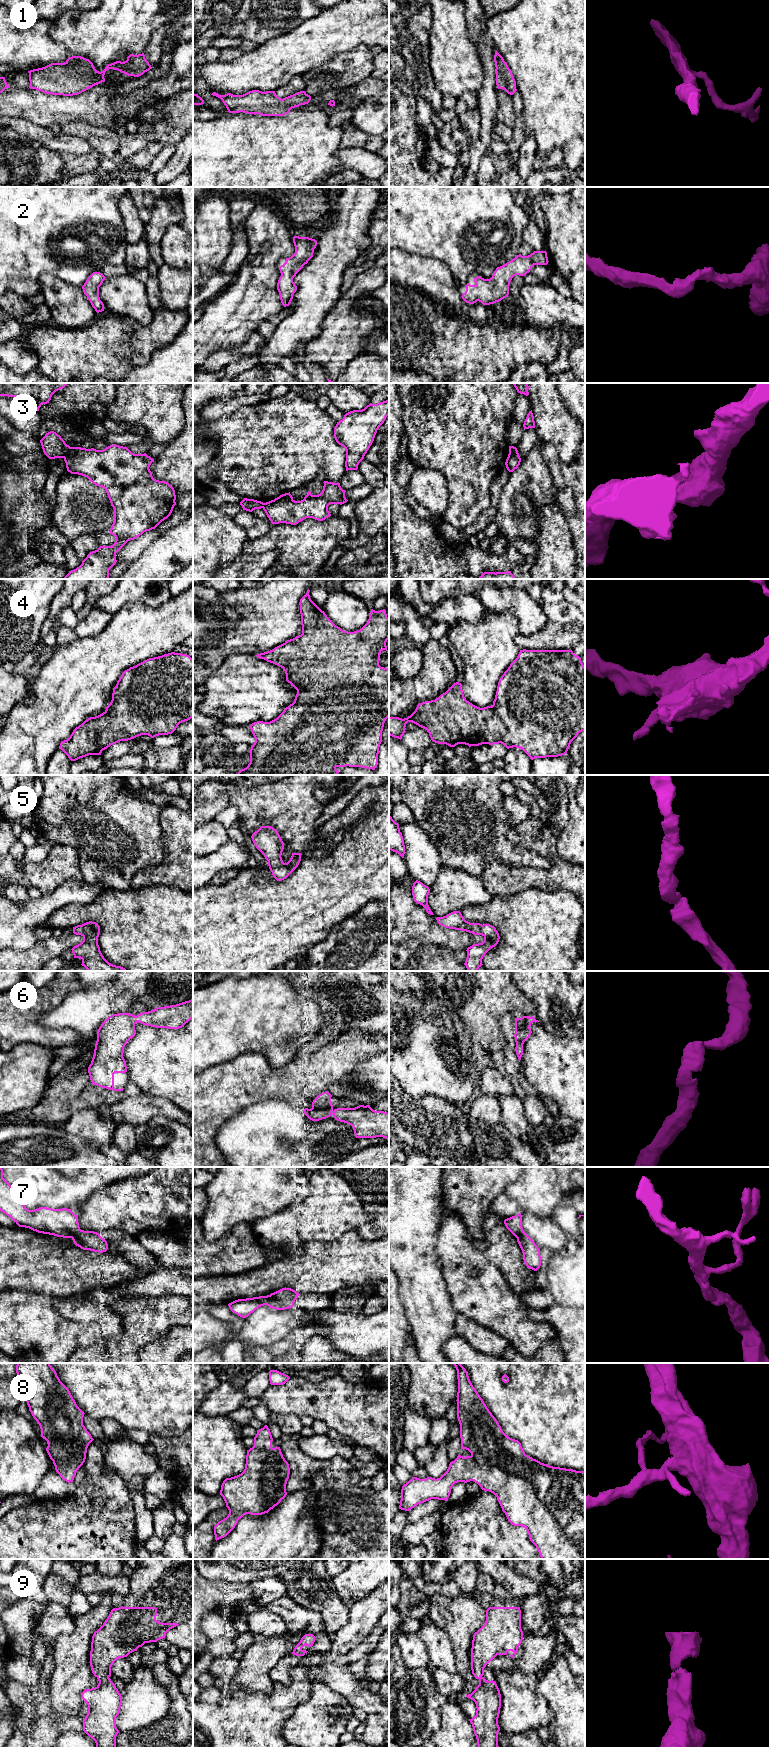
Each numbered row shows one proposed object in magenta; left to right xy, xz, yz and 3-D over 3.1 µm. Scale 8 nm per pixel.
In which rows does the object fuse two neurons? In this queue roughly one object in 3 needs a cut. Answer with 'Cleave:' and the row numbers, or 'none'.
Cleave: 3

